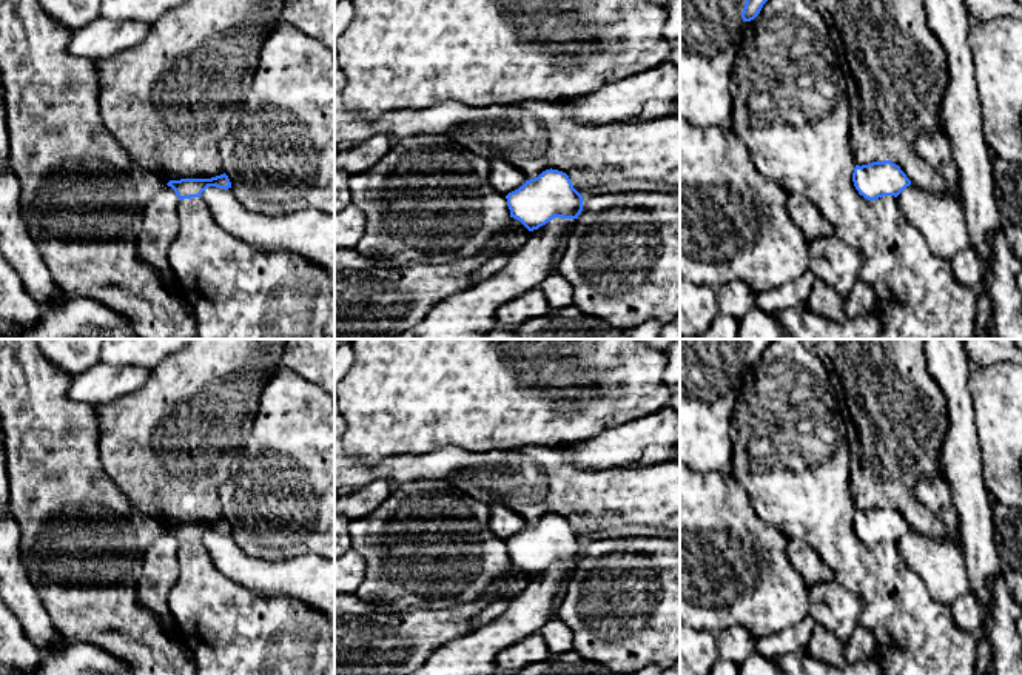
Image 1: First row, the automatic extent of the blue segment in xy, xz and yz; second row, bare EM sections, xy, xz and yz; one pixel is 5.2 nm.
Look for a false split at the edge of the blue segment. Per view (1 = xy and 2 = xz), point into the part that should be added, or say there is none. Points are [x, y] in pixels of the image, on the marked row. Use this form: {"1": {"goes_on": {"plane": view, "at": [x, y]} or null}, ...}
{"1": {"goes_on": null}, "2": {"goes_on": null}}

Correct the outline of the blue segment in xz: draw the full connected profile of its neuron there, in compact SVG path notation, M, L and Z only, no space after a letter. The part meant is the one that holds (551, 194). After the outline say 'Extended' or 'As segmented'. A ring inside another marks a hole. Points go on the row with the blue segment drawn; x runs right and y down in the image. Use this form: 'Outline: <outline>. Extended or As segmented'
Outline: M546 170L538 177L506 196L510 217L518 219L529 231L553 217L578 219L583 196L573 188L569 176L558 170Z. As segmented

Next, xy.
Outline: M225 173L211 179L170 180L166 185L174 190L179 200L200 197L208 186L216 186L224 190L231 188L231 182Z. As segmented

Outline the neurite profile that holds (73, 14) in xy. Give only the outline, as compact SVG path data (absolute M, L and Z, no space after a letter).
M39 0L45 12L71 32L100 17L100 0Z

